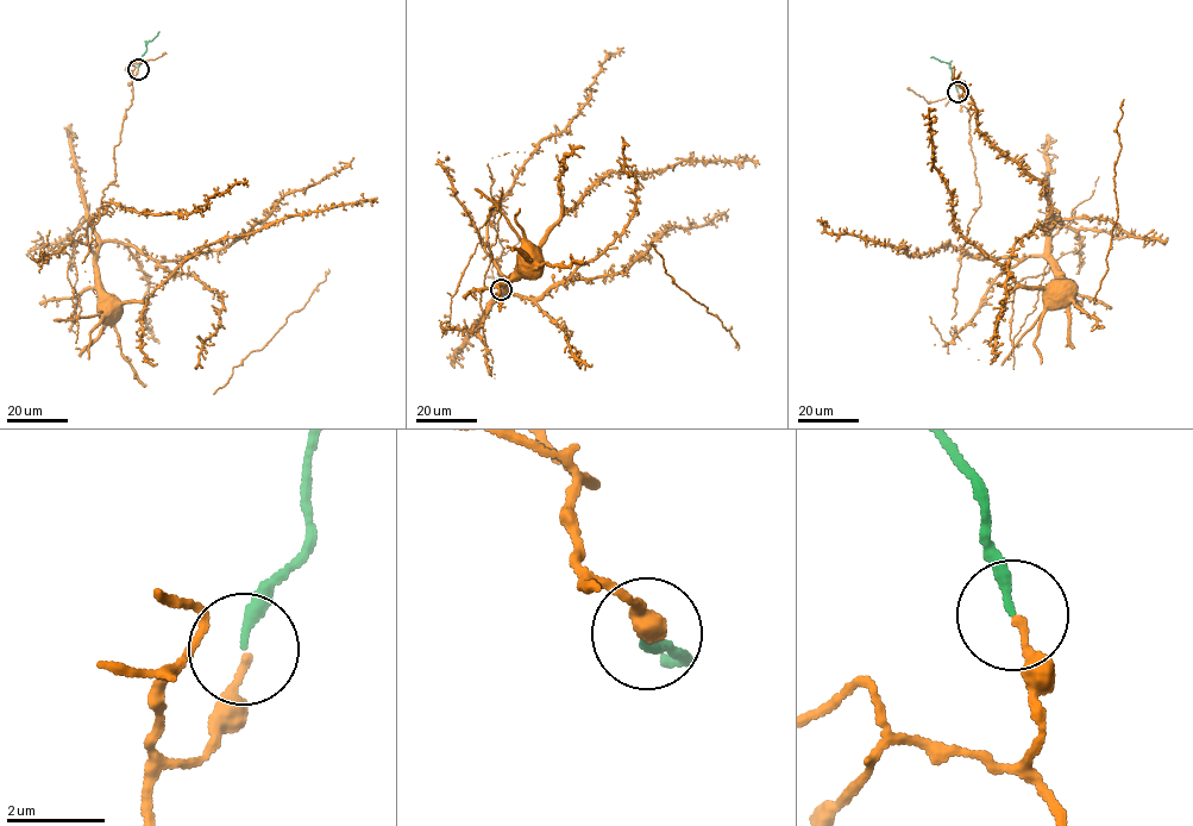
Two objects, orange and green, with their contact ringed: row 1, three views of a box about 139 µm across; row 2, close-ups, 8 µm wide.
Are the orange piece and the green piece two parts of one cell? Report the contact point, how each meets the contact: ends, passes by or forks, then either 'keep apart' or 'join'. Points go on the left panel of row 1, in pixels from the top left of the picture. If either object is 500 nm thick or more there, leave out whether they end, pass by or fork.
(138, 69) | orange ends | green ends | join

